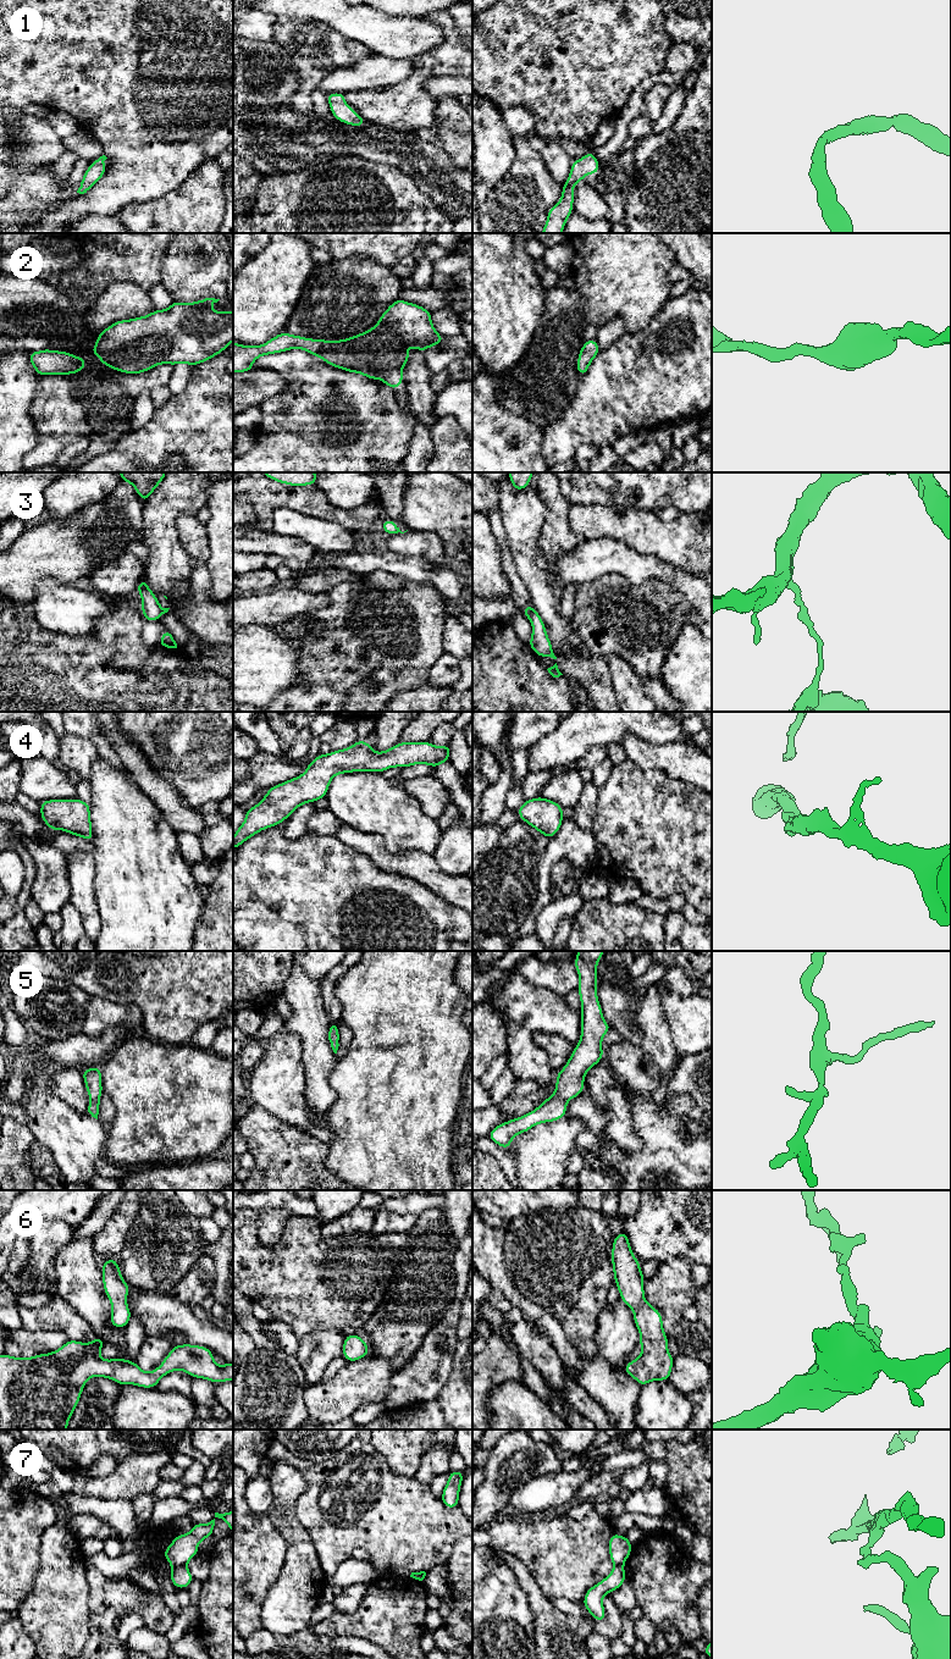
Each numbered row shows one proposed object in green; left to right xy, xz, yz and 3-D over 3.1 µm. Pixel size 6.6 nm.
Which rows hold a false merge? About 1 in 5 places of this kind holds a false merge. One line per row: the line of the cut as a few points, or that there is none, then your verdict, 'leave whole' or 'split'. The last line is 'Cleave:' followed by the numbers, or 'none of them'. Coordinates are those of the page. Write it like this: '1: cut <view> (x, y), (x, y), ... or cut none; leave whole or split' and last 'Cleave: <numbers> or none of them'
1: cut none; leave whole
2: cut none; leave whole
3: cut yz (534, 609), (529, 618); split
4: cut none; leave whole
5: cut none; leave whole
6: cut none; leave whole
7: cut xy (186, 1564), (172, 1568); split
Cleave: 3, 7

